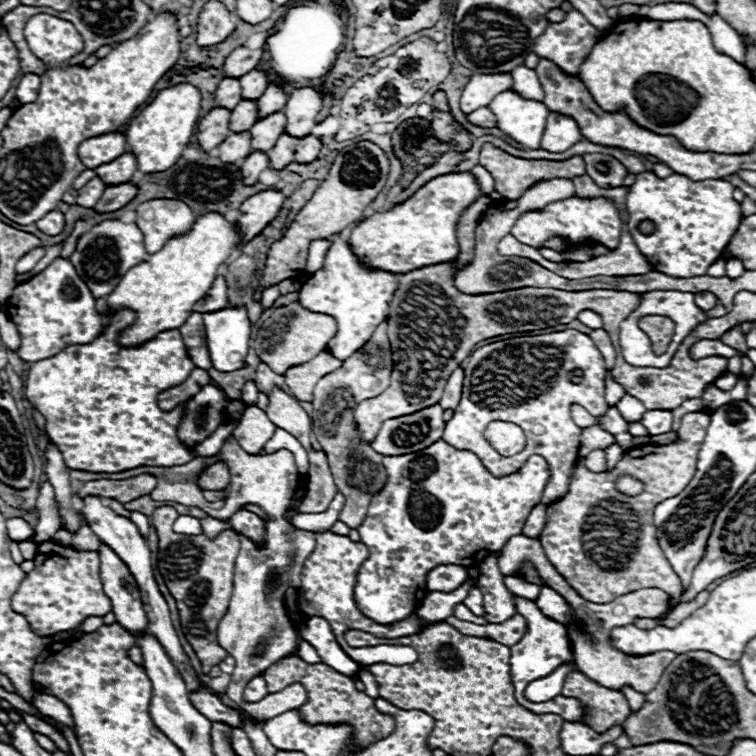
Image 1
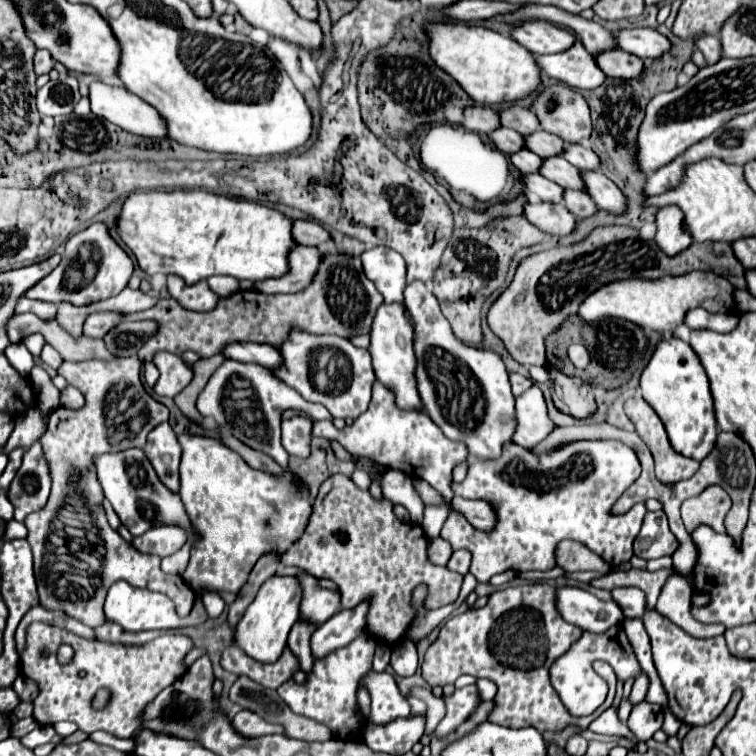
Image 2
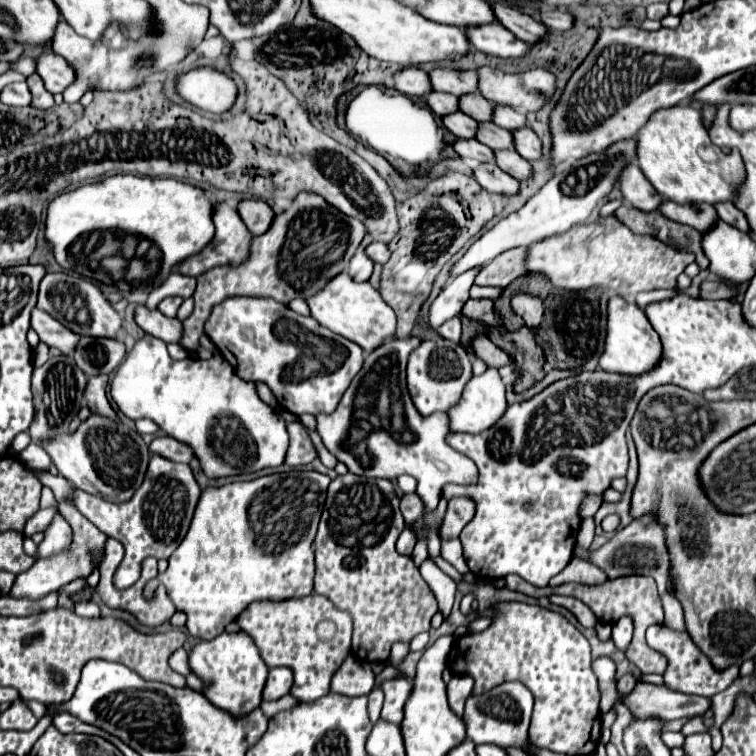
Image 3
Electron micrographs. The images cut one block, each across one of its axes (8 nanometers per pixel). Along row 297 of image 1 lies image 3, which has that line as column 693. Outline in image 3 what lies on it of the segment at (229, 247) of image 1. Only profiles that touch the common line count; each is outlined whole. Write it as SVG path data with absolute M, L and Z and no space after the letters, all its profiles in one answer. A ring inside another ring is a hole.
M678 104L672 108L664 108L658 110L650 116L650 122L638 132L638 166L642 168L644 176L652 182L652 186L656 188L656 192L670 202L676 204L718 204L718 202L734 202L738 188L744 184L746 180L746 170L744 170L744 162L740 158L740 154L734 150L734 154L724 154L720 152L718 146L714 146L708 138L708 132L704 128L704 120L698 108L690 106L690 104ZM708 150L714 150L714 154L718 156L716 162L708 162L704 156Z

